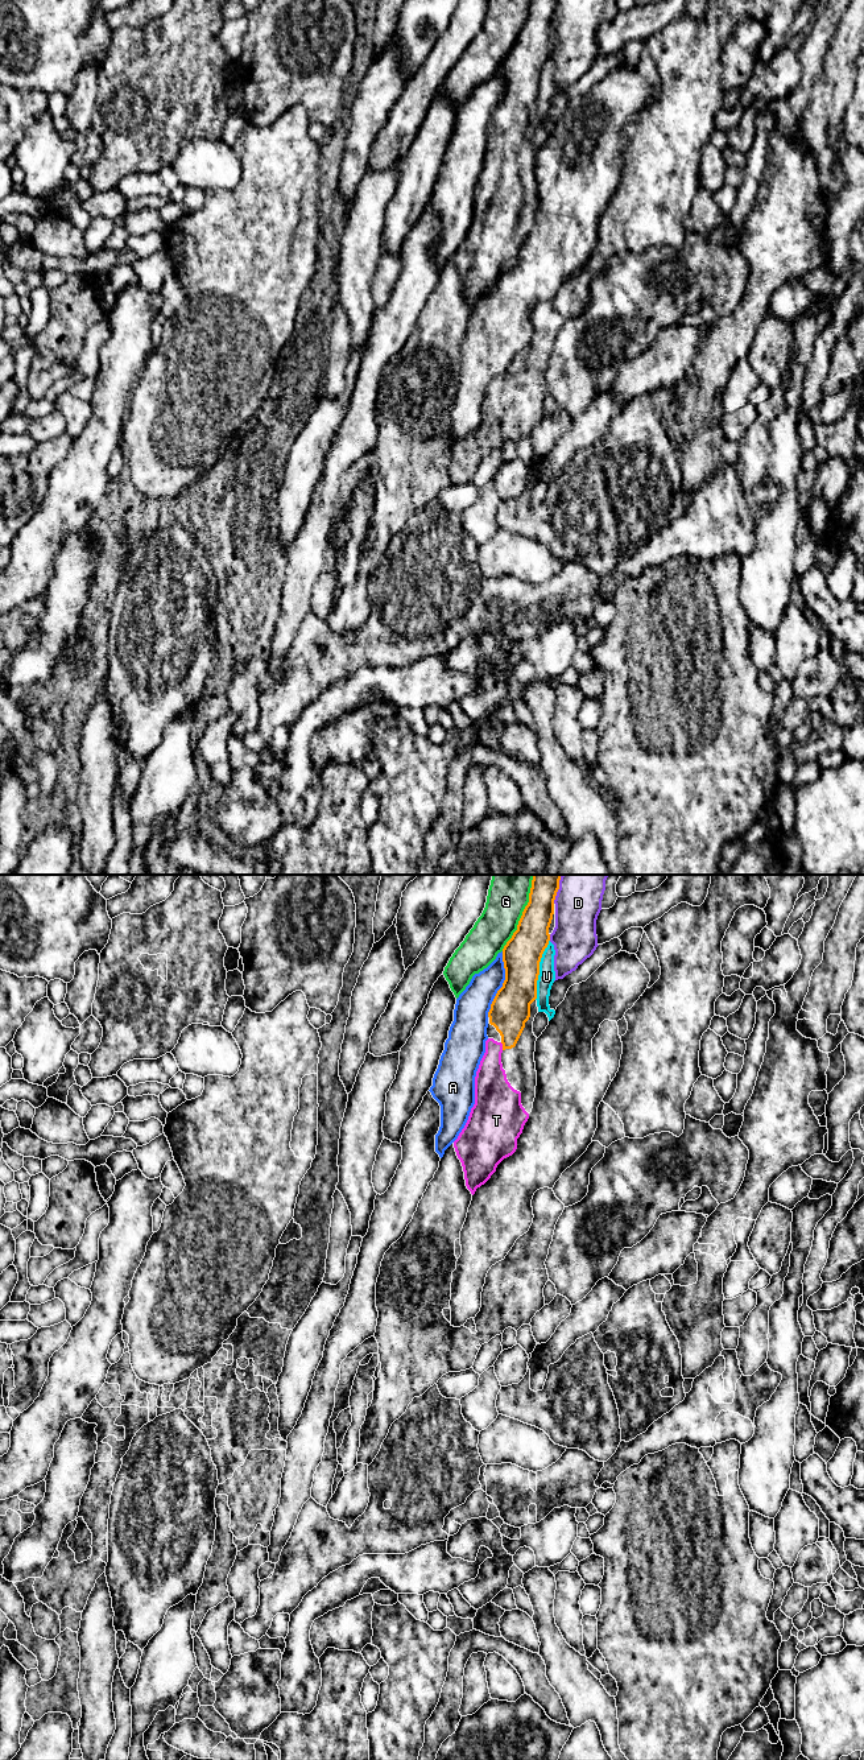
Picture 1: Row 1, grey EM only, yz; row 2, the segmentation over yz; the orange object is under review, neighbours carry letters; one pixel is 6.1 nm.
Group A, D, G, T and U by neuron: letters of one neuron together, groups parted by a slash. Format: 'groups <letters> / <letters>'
groups A / D / G / T / U

